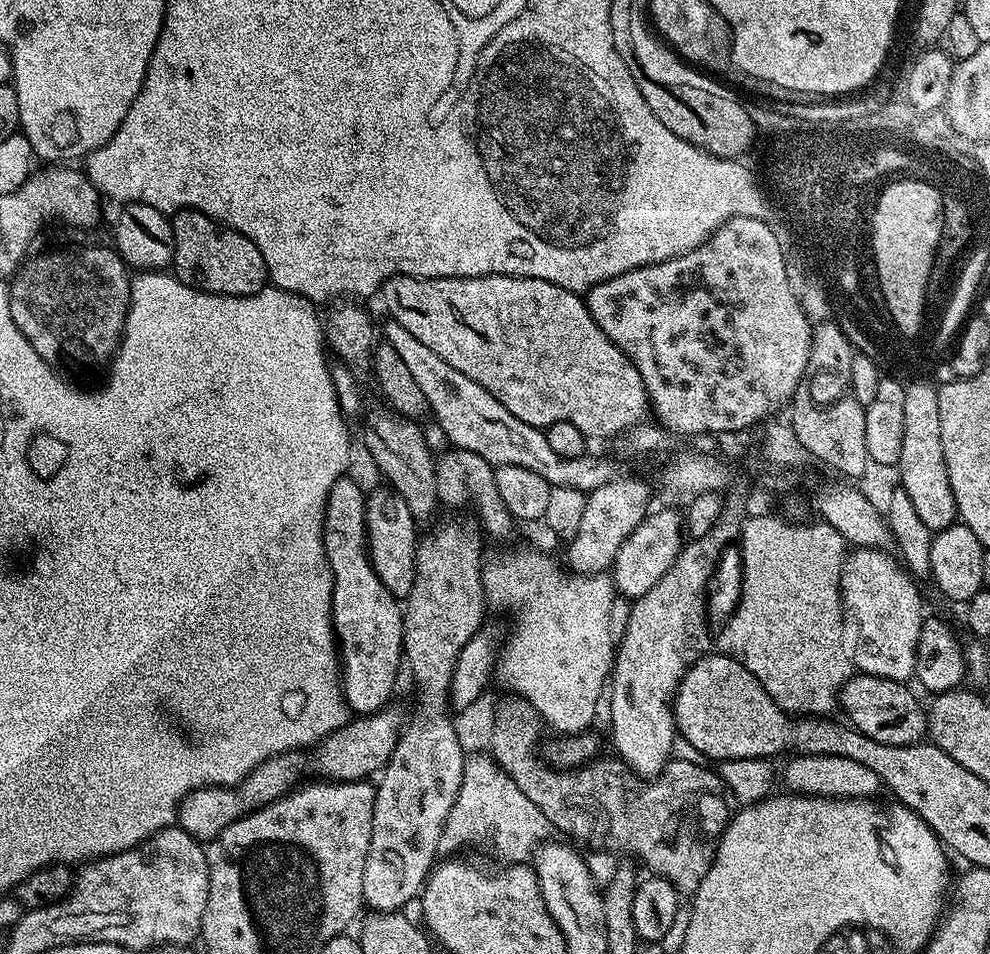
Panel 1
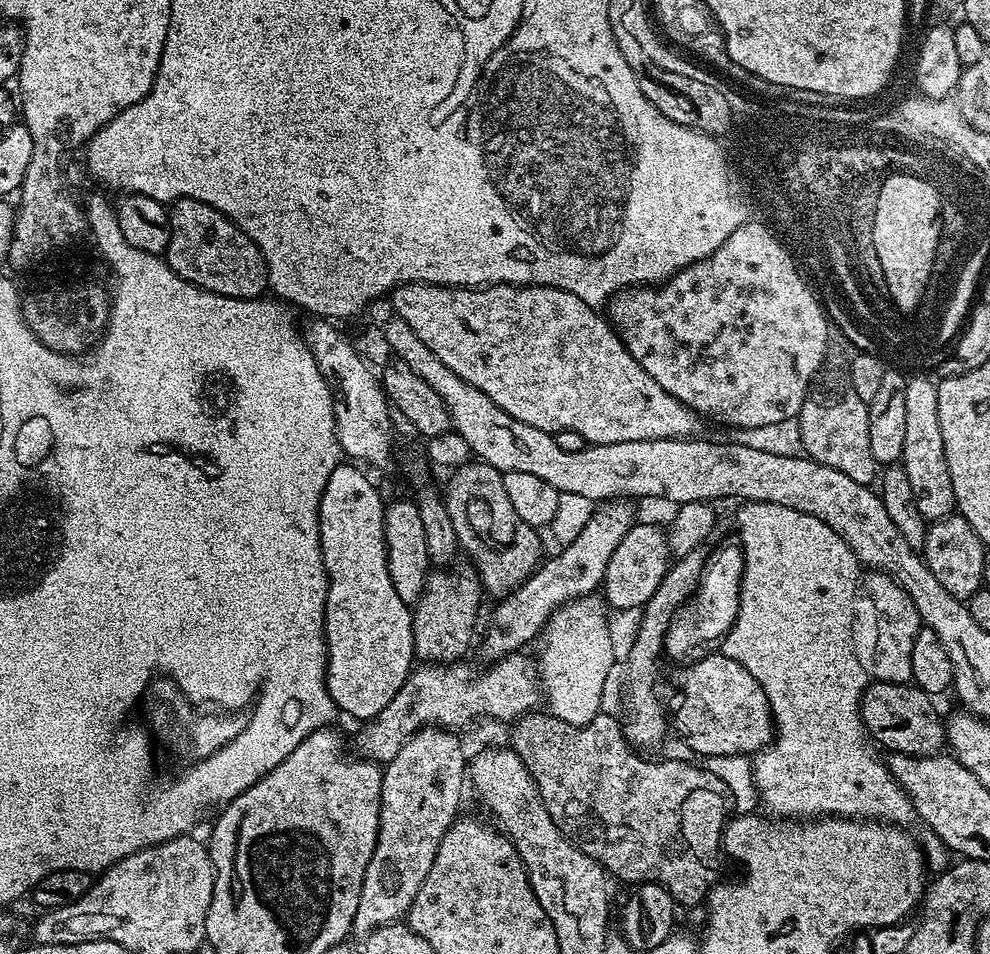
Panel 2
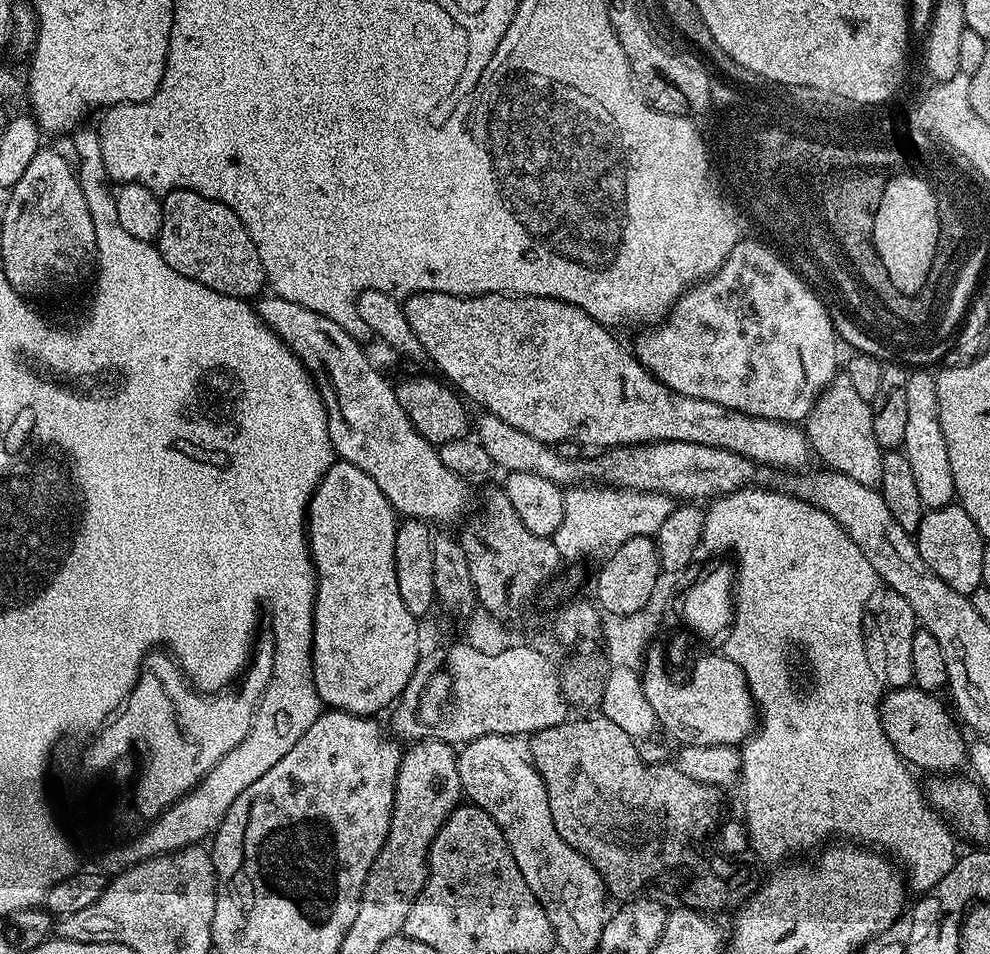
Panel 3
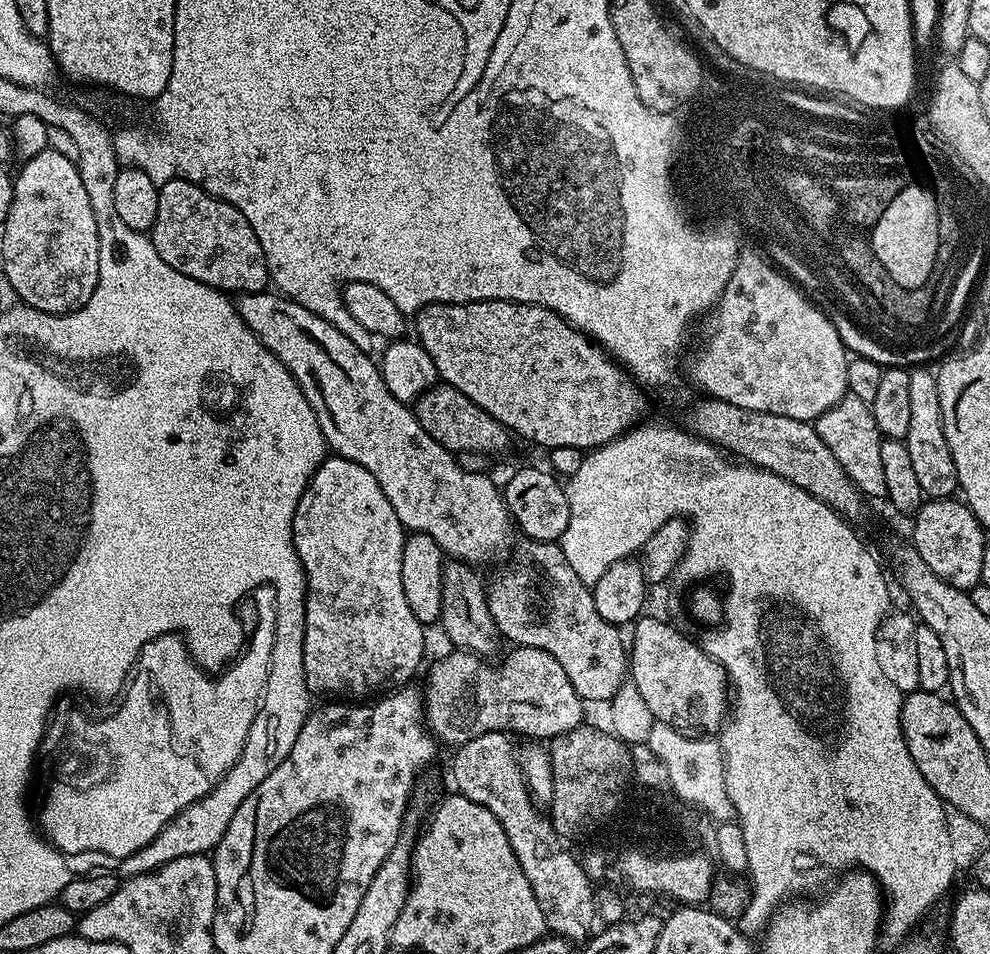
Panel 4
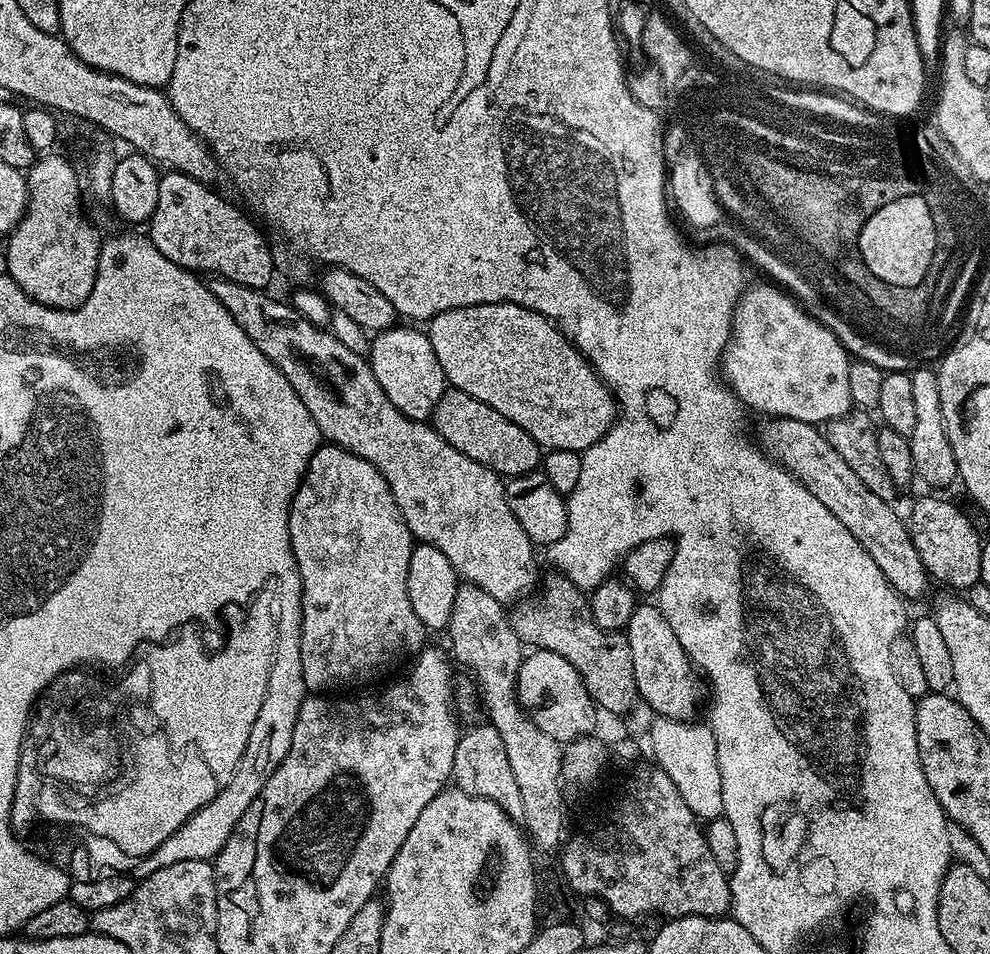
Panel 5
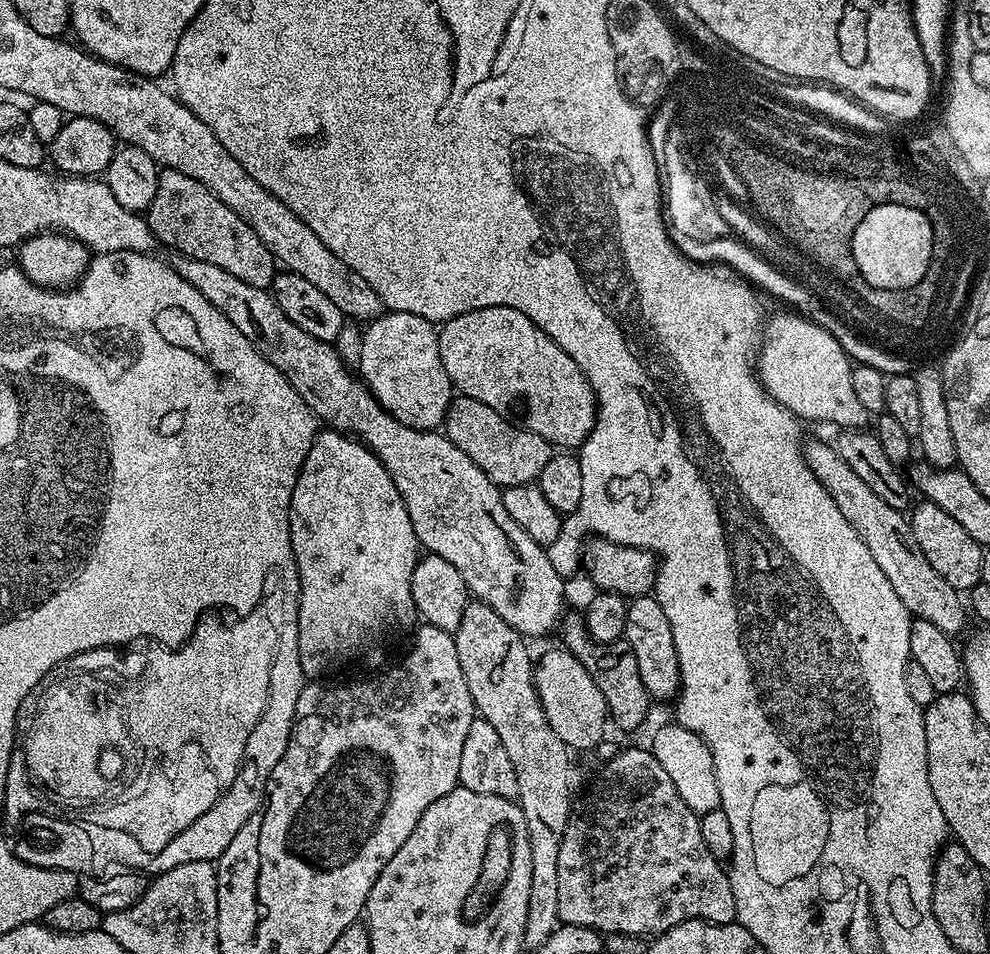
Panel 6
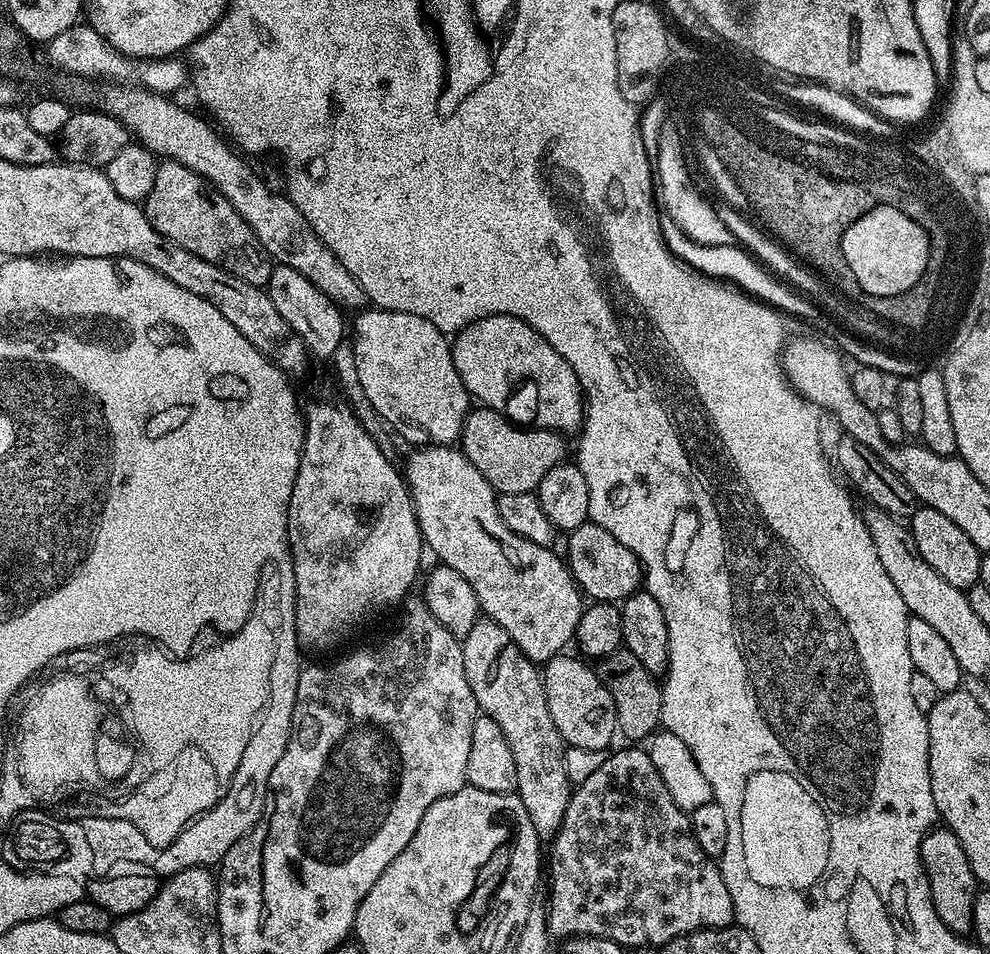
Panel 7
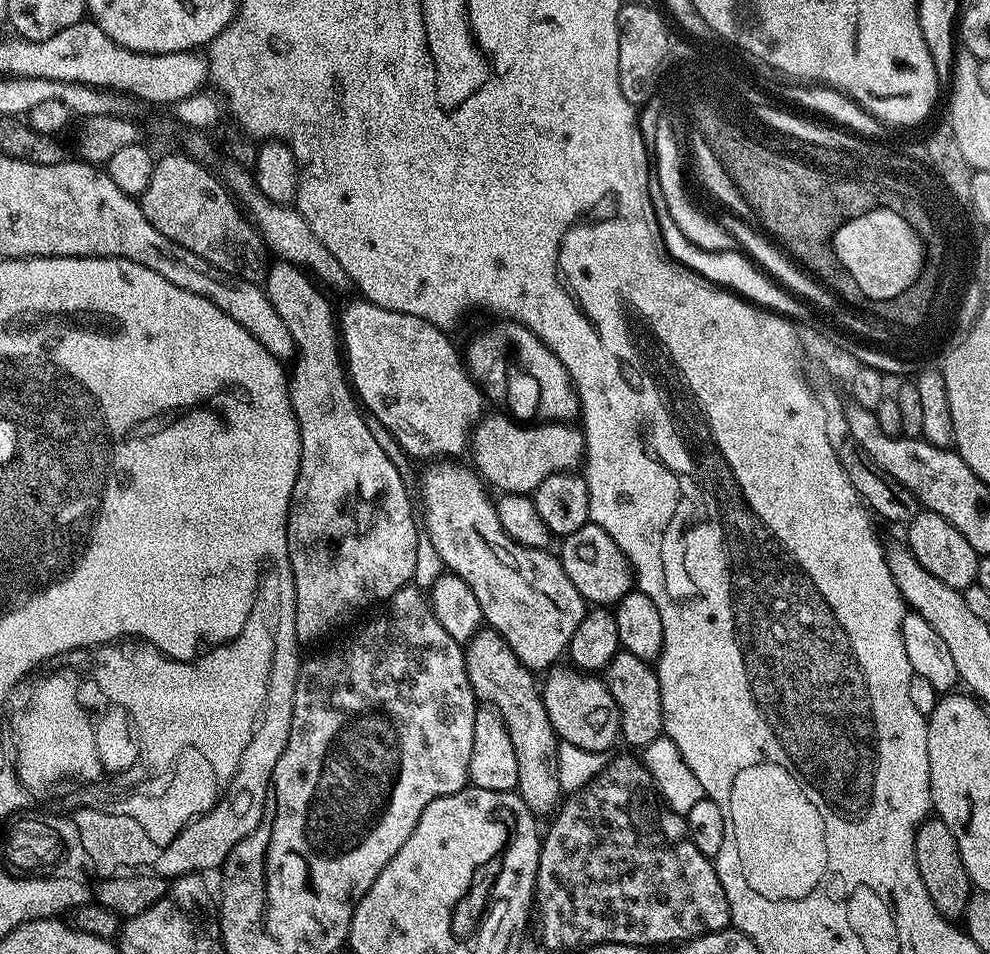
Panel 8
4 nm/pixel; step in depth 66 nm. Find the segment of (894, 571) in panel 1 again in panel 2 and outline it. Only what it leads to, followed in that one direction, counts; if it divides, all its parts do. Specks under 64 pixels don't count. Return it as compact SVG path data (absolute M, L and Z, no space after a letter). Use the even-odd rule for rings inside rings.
M872 570L863 577L863 591L868 591L876 612L880 615L880 628L884 633L876 644L876 657L870 660L870 672L876 680L885 680L895 684L906 684L912 679L910 670L910 653L914 651L914 638L919 634L922 621L920 611L914 606L910 594L898 586L894 578L890 578L887 572Z

